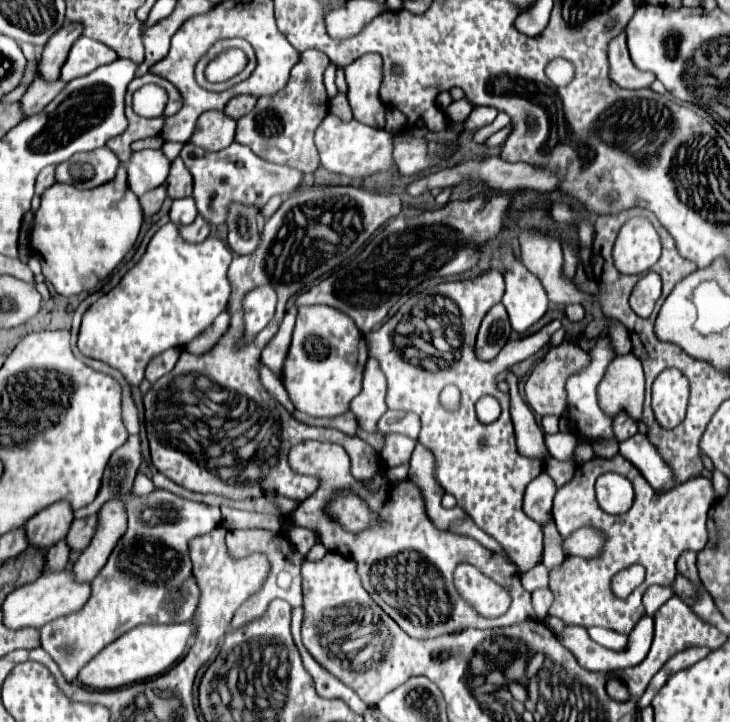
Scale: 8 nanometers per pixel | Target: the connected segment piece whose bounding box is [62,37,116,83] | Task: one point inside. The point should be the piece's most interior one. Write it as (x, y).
(86, 54)

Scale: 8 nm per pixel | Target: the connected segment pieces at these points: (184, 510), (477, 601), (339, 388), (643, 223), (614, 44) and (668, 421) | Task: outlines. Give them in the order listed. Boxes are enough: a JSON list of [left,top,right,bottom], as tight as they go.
[[40,489,220,683],[454,563,510,617],[282,305,368,417],[612,217,660,273],[608,33,656,89],[652,369,688,429]]

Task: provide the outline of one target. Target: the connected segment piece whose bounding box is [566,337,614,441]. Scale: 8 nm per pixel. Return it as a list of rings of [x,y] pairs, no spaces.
[[[598,339],[596,341],[596,347],[592,349],[592,363],[582,369],[580,373],[572,375],[566,383],[566,391],[568,391],[568,413],[570,413],[570,425],[574,431],[574,435],[580,435],[588,441],[598,441],[598,439],[614,439],[614,433],[612,433],[612,417],[608,417],[600,407],[598,407],[598,399],[596,399],[596,387],[598,383],[602,381],[604,377],[604,371],[608,367],[608,363],[614,359],[612,355],[612,349],[610,349],[610,343],[608,339]]]

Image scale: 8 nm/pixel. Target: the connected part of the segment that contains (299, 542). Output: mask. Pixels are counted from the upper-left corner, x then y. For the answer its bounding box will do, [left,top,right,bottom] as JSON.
[289,526,314,555]

